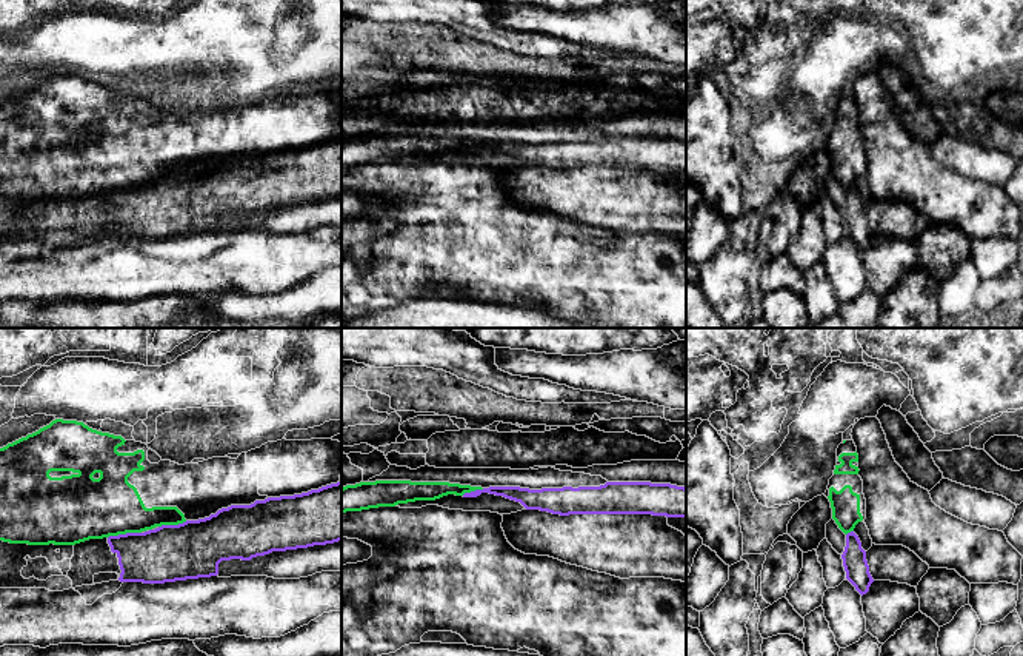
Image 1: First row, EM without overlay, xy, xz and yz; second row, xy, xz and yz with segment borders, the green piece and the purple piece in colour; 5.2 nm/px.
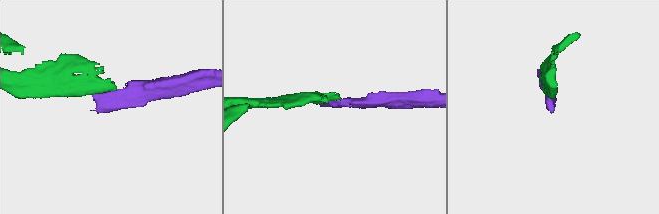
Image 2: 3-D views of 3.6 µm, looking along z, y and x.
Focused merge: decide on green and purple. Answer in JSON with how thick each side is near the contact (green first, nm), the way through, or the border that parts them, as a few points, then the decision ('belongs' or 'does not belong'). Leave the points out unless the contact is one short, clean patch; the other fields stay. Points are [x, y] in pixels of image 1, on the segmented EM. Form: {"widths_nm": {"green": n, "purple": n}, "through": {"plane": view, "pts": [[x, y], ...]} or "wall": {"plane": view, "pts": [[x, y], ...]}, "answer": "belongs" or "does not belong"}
{"widths_nm": {"green": 320, "purple": 280}, "wall": {"plane": "xy", "pts": [[140, 532], [126, 532], [108, 538]]}, "answer": "does not belong"}

